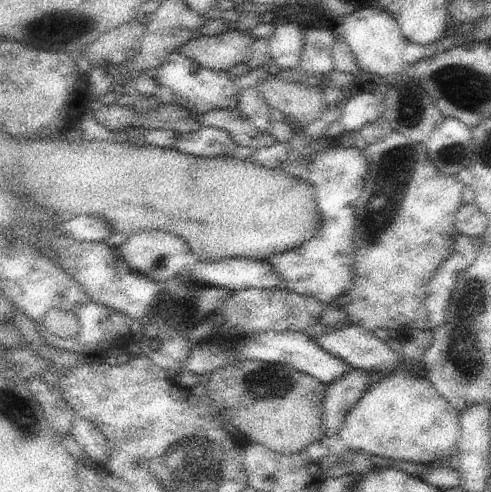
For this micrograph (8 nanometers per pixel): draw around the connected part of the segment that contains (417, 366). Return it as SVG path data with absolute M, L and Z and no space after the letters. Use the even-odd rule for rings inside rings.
M429 328L424 332L412 332L412 338L404 342L402 368L372 384L350 408L338 432L337 444L351 452L361 450L392 460L450 464L452 456L459 451L460 415L430 380L420 374L426 370L422 359L433 338L434 332Z

